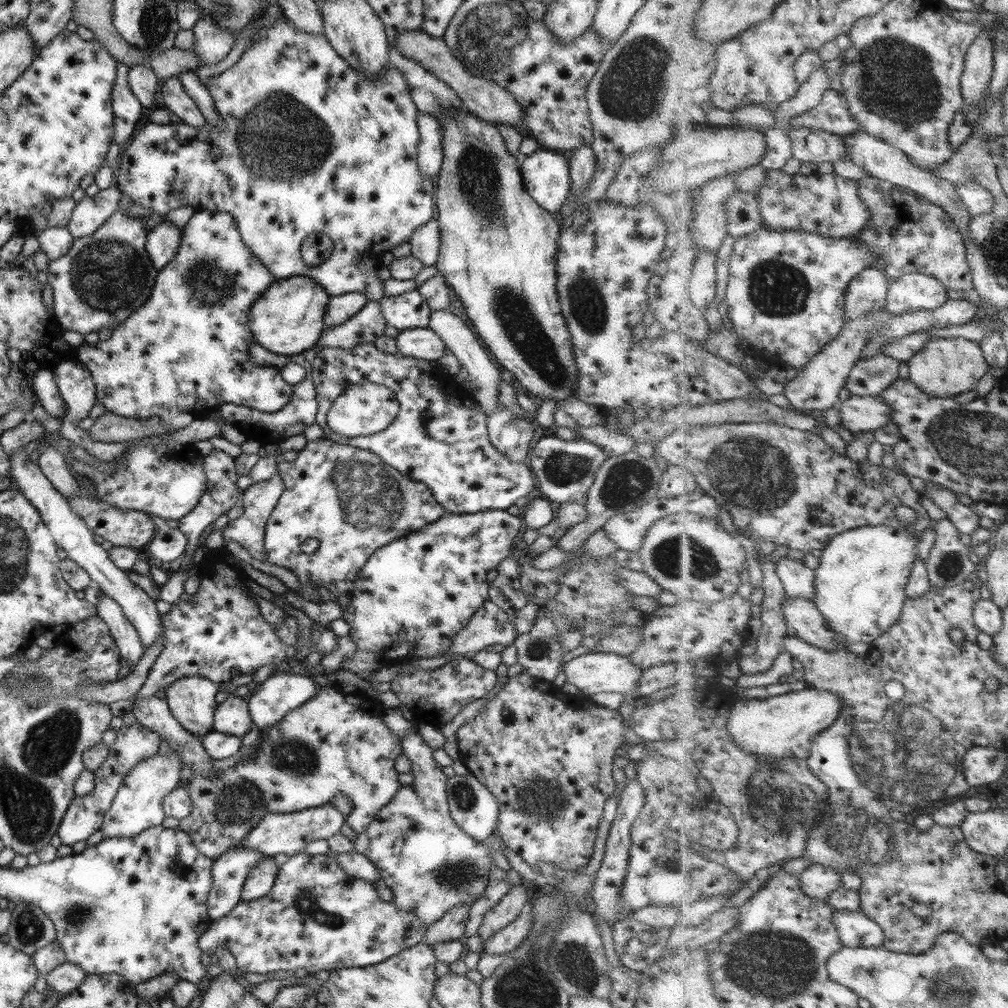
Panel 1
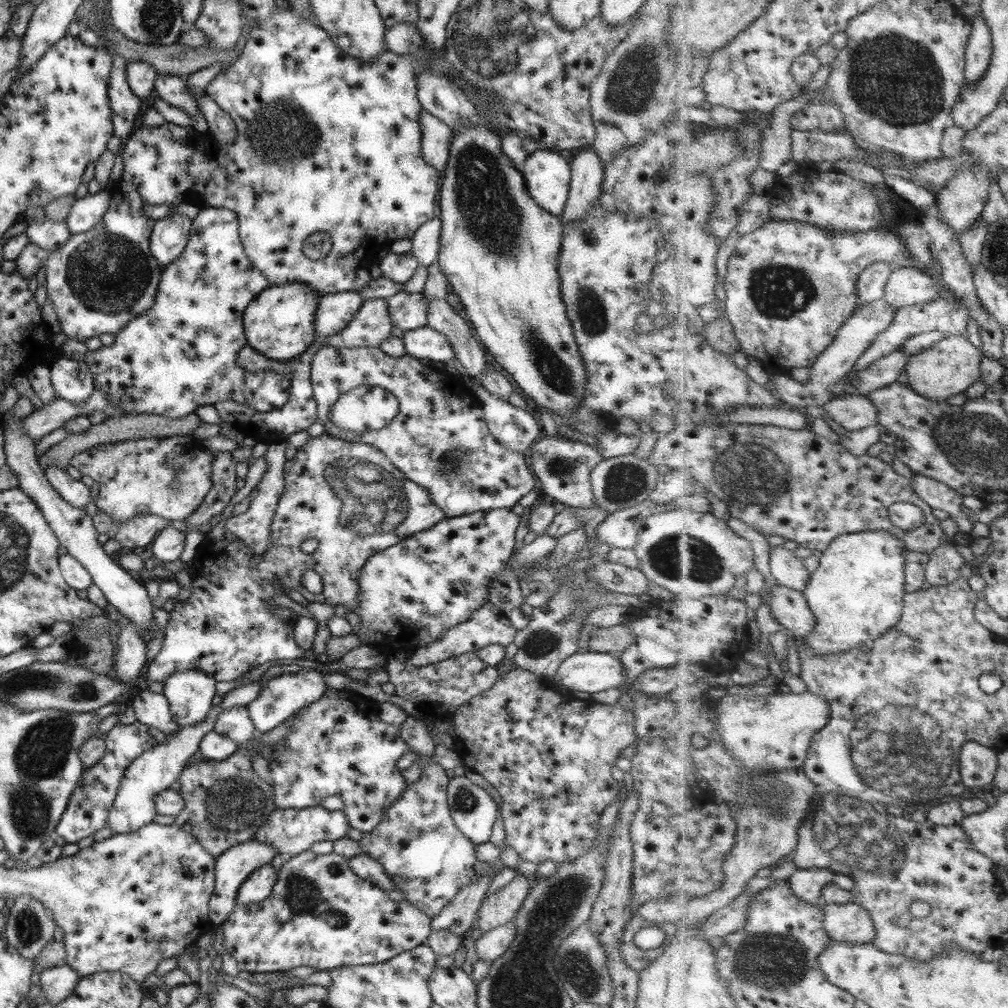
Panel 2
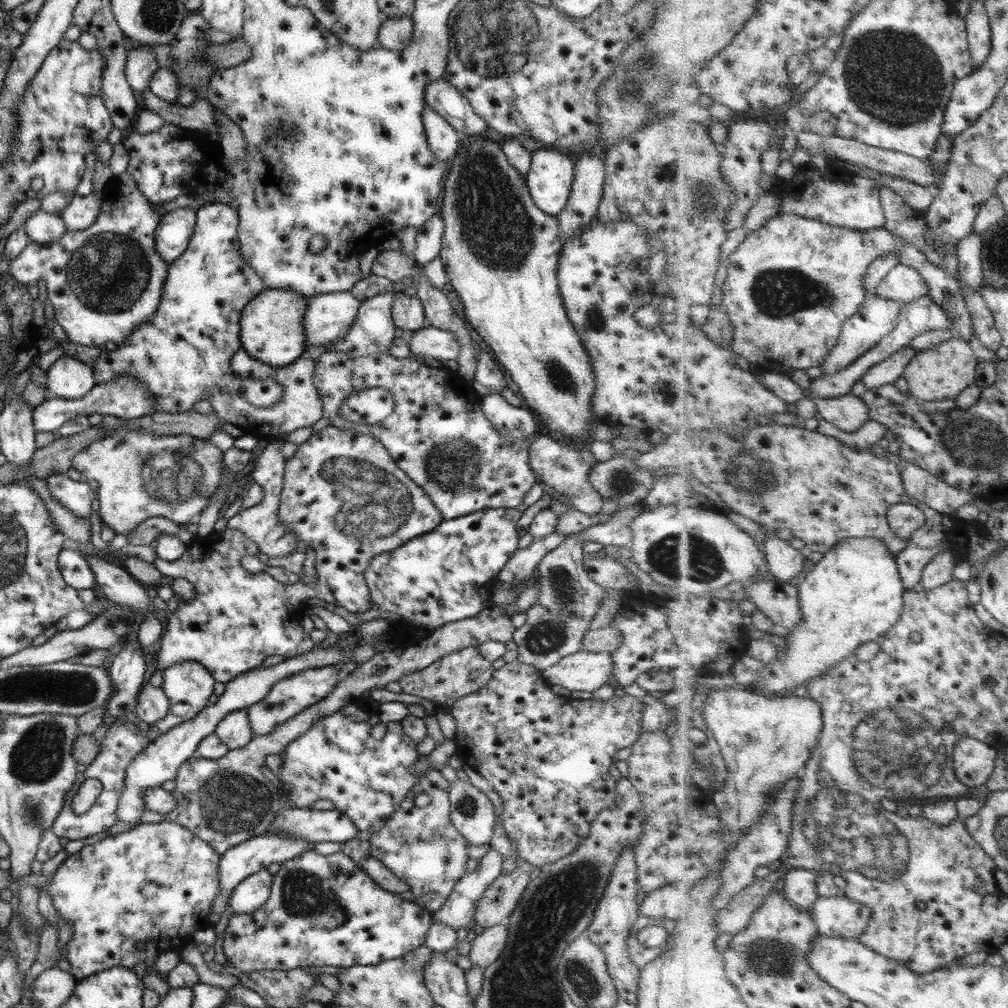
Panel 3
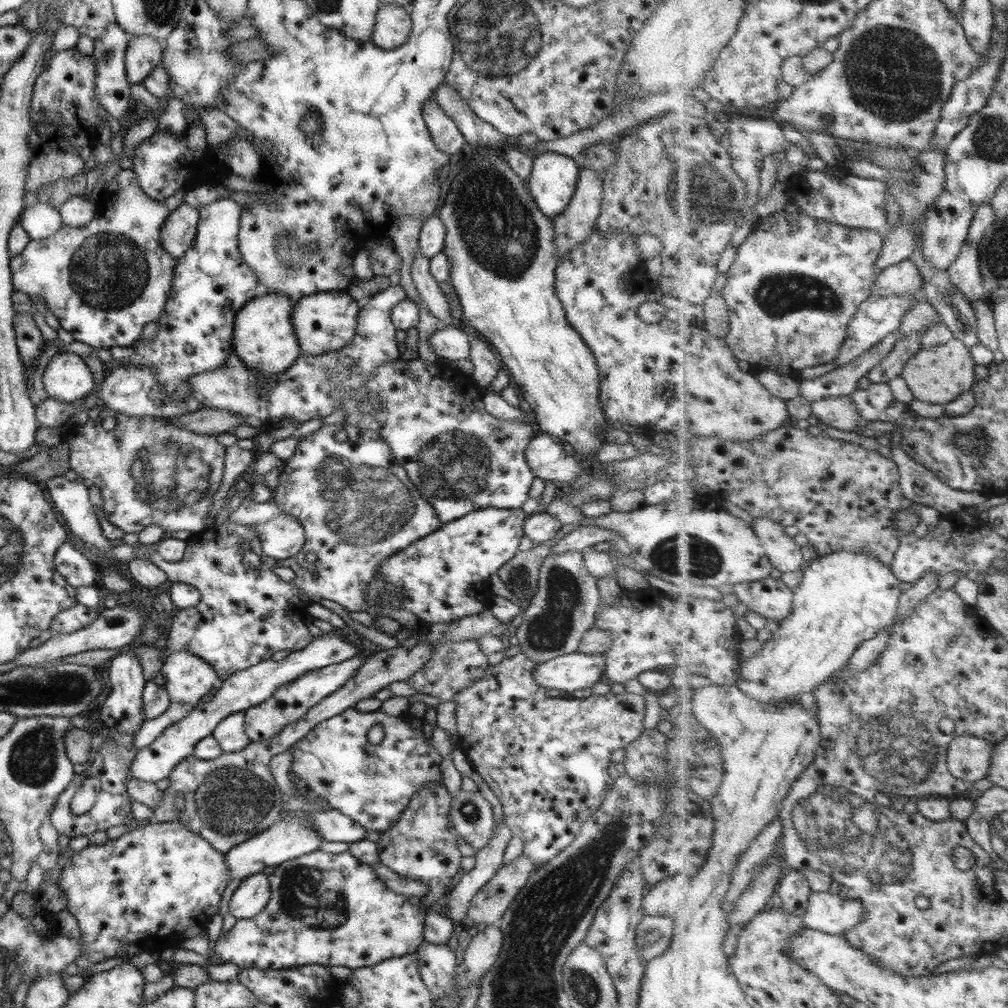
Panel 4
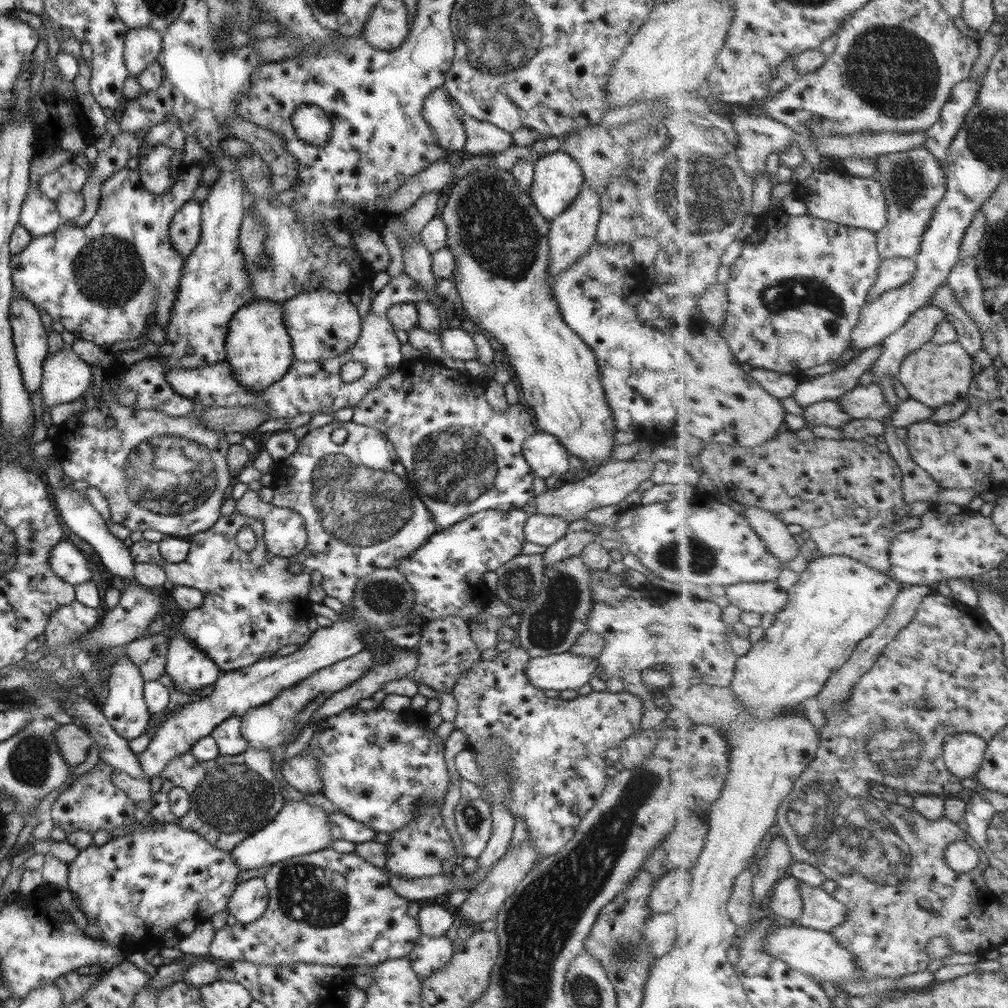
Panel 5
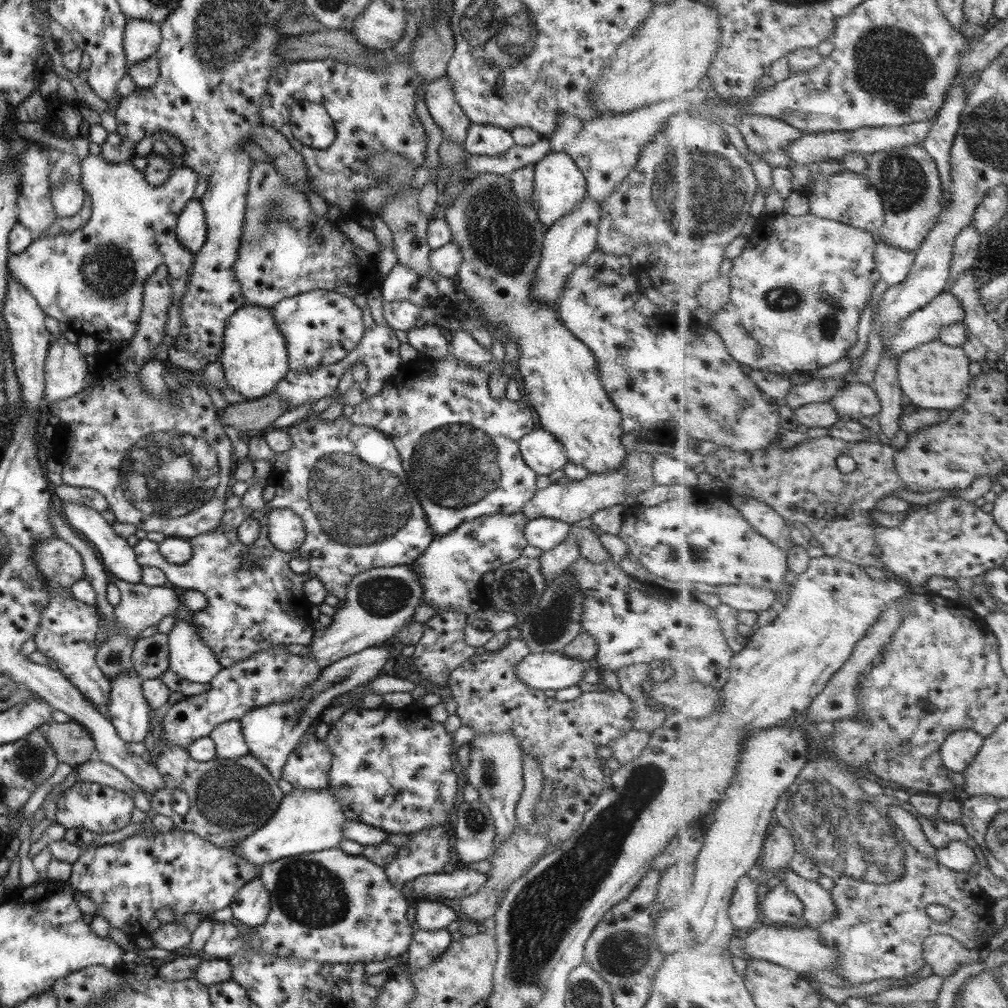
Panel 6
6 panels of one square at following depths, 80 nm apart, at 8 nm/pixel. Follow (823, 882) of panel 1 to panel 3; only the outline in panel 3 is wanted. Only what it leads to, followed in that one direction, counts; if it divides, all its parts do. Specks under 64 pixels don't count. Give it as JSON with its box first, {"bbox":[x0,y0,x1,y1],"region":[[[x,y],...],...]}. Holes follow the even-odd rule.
{"bbox":[780,868,820,911],"region":[[[791,868],[783,877],[780,887],[795,906],[802,911],[809,911],[820,897],[817,892],[817,877],[816,871]]]}

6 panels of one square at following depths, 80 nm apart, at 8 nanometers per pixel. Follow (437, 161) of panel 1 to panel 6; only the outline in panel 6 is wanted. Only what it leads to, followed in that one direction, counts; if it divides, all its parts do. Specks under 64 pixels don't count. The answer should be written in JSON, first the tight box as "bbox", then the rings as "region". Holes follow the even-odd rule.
{"bbox":[422,75,470,144],"region":[[[446,75],[427,82],[422,90],[427,112],[433,122],[441,129],[441,135],[448,138],[450,142],[462,144],[470,120],[454,101],[452,86],[450,86]]]}

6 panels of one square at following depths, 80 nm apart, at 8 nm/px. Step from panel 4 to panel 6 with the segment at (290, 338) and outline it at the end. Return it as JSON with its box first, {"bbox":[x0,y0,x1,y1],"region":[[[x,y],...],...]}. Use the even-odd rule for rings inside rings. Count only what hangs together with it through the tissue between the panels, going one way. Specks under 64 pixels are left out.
{"bbox":[217,304,288,400],"region":[[[244,304],[225,322],[222,351],[217,361],[231,389],[245,400],[256,399],[272,392],[277,382],[288,373],[285,339],[273,324],[268,308]]]}

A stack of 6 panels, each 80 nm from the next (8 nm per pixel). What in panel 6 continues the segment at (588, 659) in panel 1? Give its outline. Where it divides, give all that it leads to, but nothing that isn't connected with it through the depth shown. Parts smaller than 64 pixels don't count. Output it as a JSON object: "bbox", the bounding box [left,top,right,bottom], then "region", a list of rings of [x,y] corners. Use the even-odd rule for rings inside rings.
{"bbox":[515,652,593,691],"region":[[[559,652],[529,653],[515,665],[515,676],[529,688],[559,691],[576,686],[593,662],[567,658]]]}

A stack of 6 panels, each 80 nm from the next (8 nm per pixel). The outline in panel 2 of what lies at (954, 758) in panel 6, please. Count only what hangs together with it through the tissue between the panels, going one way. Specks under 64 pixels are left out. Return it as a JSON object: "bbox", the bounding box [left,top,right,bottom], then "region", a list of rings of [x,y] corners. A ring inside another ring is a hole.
{"bbox":[960,741,998,788],"region":[[[968,741],[960,749],[962,781],[969,788],[981,788],[995,780],[998,769],[998,751],[979,742]]]}

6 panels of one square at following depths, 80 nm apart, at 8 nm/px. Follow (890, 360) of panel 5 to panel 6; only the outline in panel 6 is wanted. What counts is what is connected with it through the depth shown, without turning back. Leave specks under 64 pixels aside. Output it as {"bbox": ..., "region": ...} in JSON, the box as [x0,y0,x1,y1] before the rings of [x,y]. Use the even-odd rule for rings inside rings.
{"bbox":[888,292,966,358],"region":[[[943,292],[902,321],[903,328],[888,342],[888,348],[896,358],[901,358],[908,350],[937,341],[945,326],[964,321],[966,316],[960,298]]]}

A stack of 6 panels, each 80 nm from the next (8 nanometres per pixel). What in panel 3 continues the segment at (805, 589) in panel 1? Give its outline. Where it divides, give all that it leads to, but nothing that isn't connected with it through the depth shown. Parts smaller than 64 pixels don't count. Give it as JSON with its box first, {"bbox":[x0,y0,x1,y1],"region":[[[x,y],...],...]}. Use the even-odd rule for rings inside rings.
{"bbox":[764,530,806,582],"region":[[[766,530],[766,540],[764,540],[764,552],[768,560],[770,576],[782,582],[789,582],[799,574],[805,573],[803,566],[806,559],[799,549],[778,538],[776,532],[777,530]]]}

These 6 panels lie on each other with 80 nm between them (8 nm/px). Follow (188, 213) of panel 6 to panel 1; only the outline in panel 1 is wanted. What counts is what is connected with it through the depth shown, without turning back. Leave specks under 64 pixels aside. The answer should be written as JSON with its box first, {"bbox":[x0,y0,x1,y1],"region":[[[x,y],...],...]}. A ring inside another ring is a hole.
{"bbox":[145,222,181,270],"region":[[[170,222],[157,224],[146,234],[145,253],[155,270],[161,270],[165,264],[171,262],[171,258],[177,252],[177,246],[181,242],[181,229],[177,229]]]}

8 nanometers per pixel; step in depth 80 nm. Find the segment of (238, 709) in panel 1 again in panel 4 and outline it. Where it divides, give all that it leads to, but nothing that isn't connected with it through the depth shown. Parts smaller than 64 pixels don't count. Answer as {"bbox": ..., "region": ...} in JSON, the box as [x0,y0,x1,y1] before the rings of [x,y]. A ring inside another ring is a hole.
{"bbox":[211,712,250,753],"region":[[[238,712],[226,716],[215,726],[211,736],[223,753],[241,750],[250,744],[249,738],[243,734],[244,712]]]}

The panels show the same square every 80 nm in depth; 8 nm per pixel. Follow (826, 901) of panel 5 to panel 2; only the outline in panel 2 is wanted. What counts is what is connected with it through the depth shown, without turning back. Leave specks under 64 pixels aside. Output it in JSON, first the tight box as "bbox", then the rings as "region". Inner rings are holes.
{"bbox":[821,901,876,944],"region":[[[854,901],[847,904],[821,904],[824,925],[832,941],[870,944],[875,941],[876,926],[870,912]]]}

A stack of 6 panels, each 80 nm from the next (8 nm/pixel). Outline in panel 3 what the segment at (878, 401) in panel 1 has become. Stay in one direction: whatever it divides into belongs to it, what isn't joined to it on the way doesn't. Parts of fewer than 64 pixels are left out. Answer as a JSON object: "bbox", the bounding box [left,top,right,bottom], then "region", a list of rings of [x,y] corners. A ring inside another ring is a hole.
{"bbox":[813,393,871,432],"region":[[[851,393],[835,398],[815,398],[813,401],[821,417],[847,432],[857,432],[871,419],[868,404]]]}

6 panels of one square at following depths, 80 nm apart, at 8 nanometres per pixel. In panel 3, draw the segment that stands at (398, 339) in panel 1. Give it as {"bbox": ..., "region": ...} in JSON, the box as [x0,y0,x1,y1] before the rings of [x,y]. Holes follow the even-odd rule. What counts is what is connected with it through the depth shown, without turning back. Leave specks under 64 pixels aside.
{"bbox":[406,327,458,361],"region":[[[422,327],[406,337],[411,356],[431,356],[437,361],[442,361],[453,360],[458,355],[457,341],[448,331]]]}

